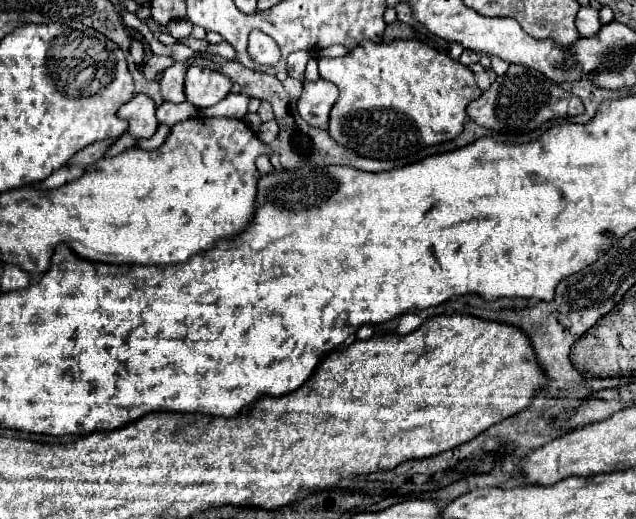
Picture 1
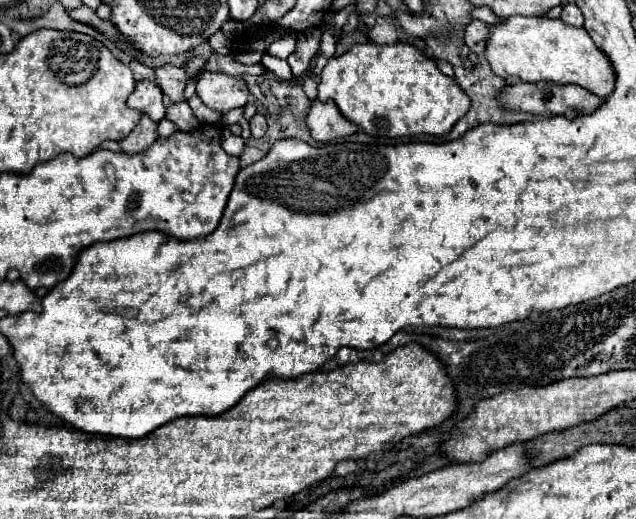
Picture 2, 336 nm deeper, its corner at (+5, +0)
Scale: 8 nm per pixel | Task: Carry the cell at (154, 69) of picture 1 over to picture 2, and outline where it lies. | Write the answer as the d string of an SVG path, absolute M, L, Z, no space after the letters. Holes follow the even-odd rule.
M165 64L161 68L155 68L155 78L157 78L157 84L163 90L163 94L167 94L173 102L183 100L183 90L187 84L187 74L183 68Z

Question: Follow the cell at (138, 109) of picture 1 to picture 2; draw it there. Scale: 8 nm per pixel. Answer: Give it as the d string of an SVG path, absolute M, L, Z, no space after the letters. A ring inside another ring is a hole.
M137 82L133 94L127 100L129 108L139 110L141 114L147 114L153 118L153 122L161 122L165 118L165 106L163 106L163 92L153 82Z

